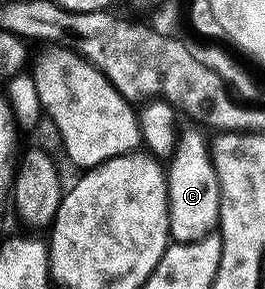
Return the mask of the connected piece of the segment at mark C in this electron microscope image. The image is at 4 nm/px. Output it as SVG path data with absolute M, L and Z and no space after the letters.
M199 131L178 136L170 156L167 173L167 204L169 205L170 238L176 243L192 243L212 234L219 226L219 177L211 159L209 139Z

